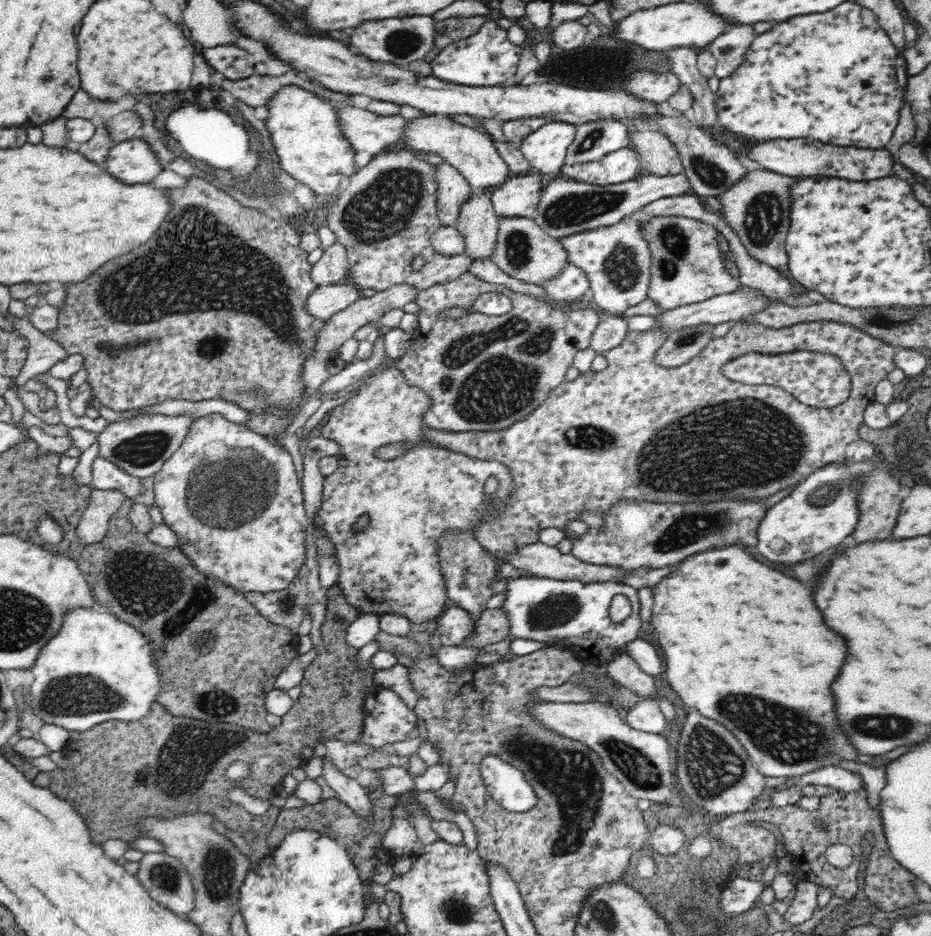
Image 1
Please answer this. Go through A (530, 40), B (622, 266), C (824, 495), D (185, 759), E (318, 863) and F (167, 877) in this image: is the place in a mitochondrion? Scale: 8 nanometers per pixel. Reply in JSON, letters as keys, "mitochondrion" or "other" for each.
{"A":"other","B":"mitochondrion","C":"mitochondrion","D":"mitochondrion","E":"other","F":"mitochondrion"}

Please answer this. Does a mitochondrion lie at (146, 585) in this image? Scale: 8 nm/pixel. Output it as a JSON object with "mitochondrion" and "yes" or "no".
{"mitochondrion":"yes"}

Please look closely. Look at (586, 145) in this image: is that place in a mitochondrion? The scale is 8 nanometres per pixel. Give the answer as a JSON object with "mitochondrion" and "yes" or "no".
{"mitochondrion":"yes"}

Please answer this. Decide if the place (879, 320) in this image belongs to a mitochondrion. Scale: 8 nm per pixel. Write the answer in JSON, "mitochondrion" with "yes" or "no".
{"mitochondrion":"yes"}

